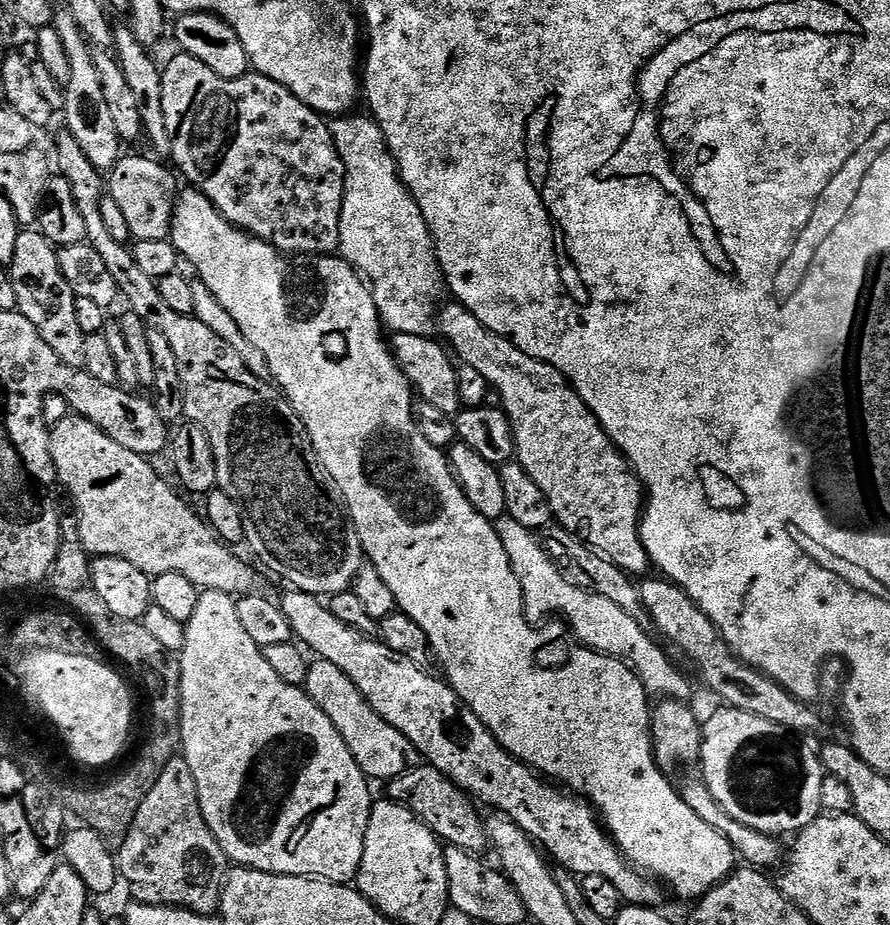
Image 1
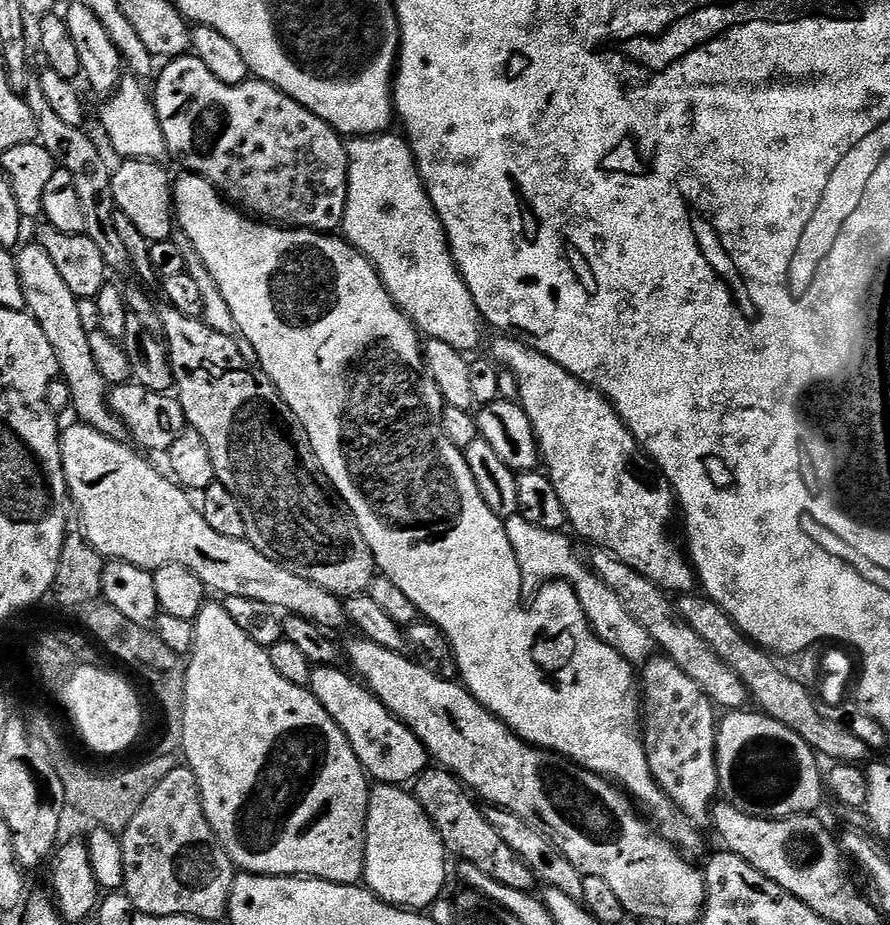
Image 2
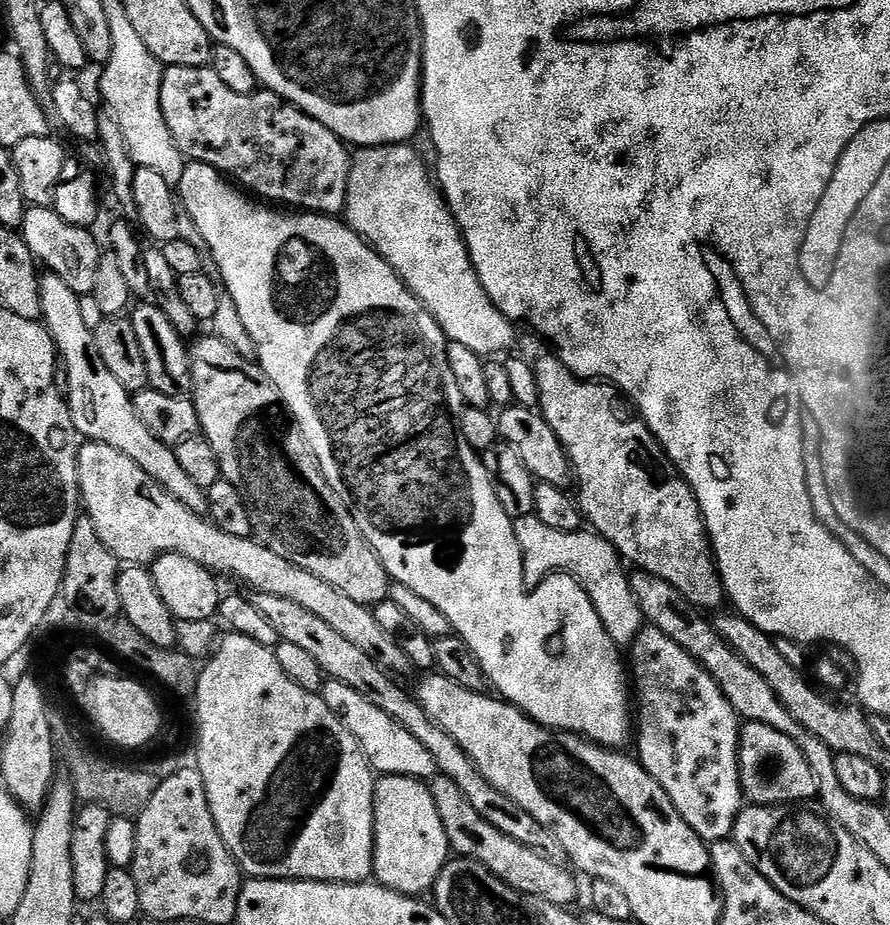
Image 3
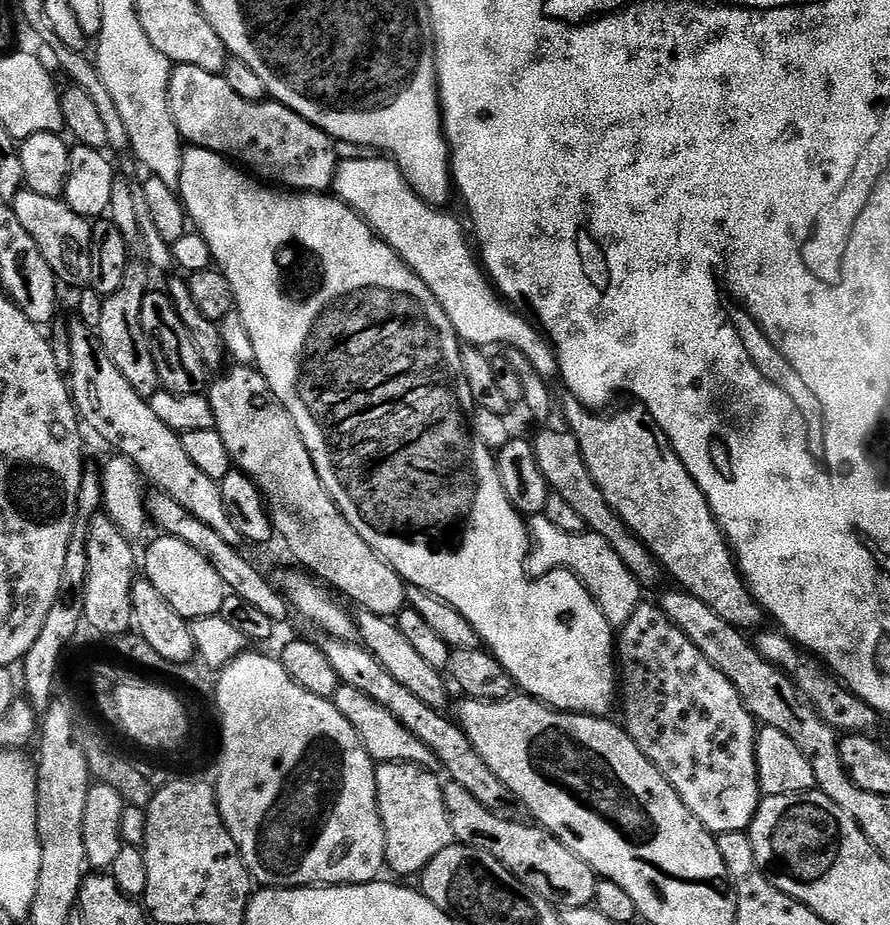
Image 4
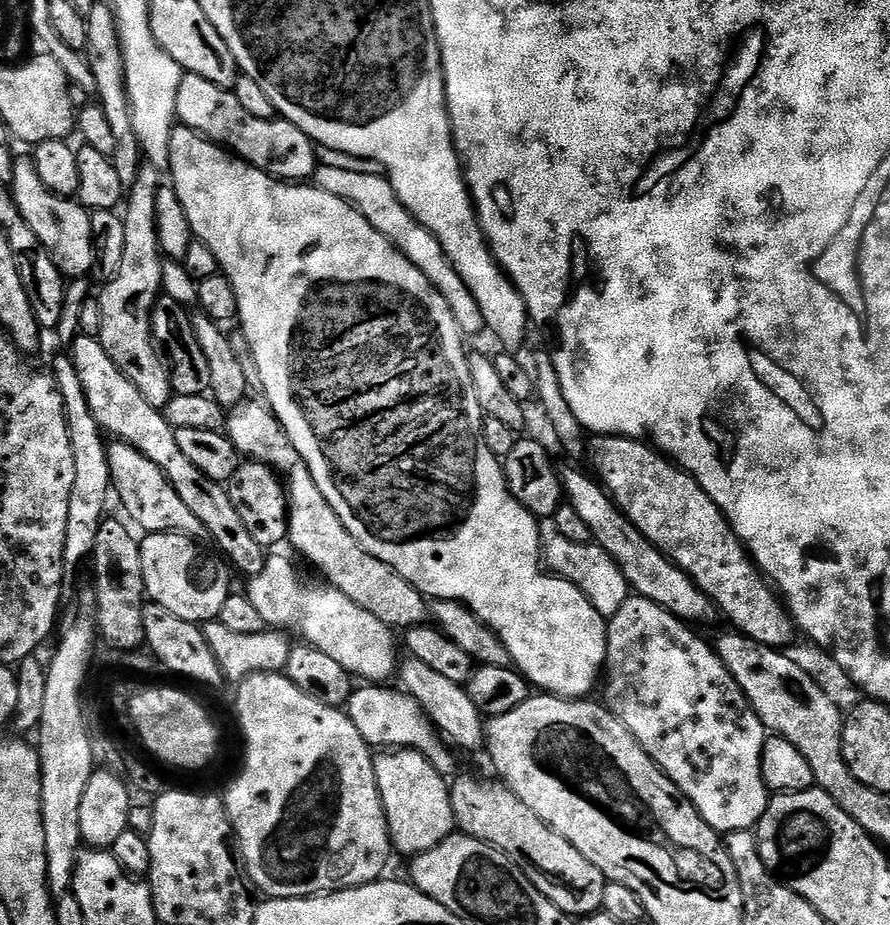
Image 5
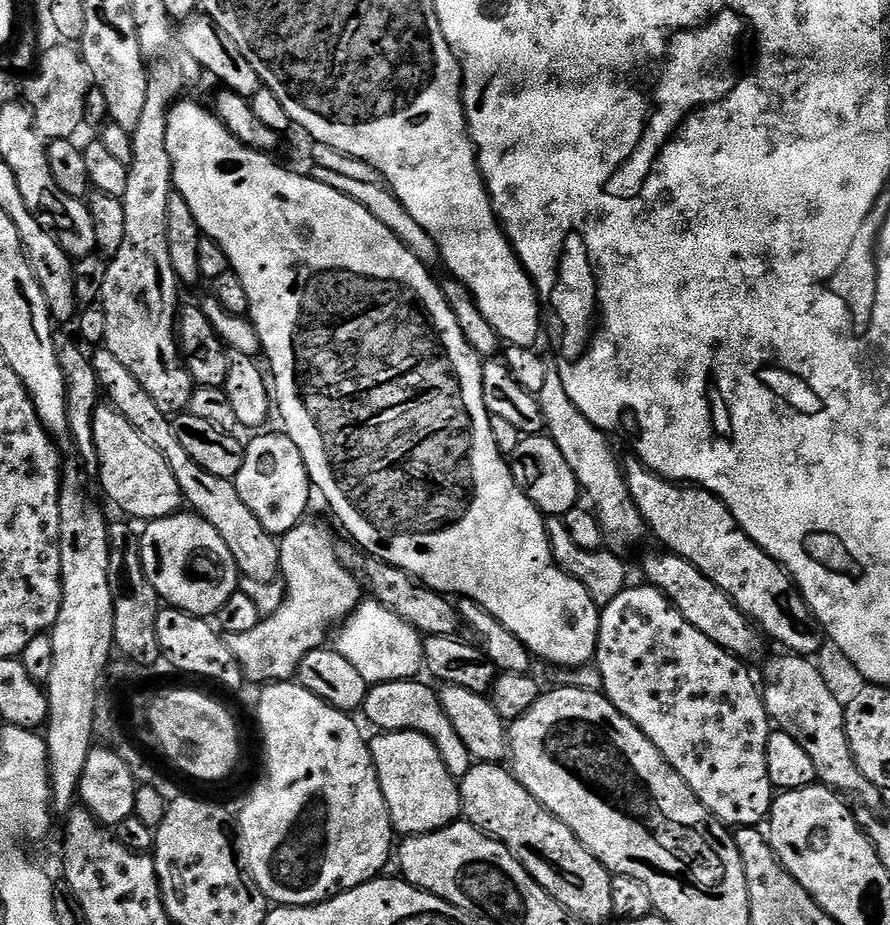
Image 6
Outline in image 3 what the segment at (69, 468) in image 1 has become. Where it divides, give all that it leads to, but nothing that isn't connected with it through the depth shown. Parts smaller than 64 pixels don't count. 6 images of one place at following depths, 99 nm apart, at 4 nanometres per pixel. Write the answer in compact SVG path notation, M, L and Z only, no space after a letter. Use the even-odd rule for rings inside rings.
M81 443L76 469L83 511L94 522L98 538L125 565L148 566L166 552L182 554L217 577L233 576L252 592L290 598L290 602L296 602L302 606L302 610L318 614L322 622L326 622L337 634L342 634L342 638L347 638L353 646L358 646L366 658L377 660L389 673L397 674L410 668L408 655L392 636L378 626L371 607L346 598L342 590L334 590L330 582L314 578L310 570L302 570L302 566L294 566L286 562L286 558L278 558L274 550L259 544L256 539L226 534L201 513L182 506L162 485L154 482L154 478L150 478L142 466L130 462L126 454L118 454L114 446Z

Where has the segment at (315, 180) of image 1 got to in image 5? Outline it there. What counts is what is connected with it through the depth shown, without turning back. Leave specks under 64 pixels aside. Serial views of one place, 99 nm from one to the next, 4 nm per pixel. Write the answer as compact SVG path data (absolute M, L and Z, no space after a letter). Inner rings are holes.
M187 73L182 78L182 86L178 86L176 118L183 127L228 149L233 156L239 156L274 180L308 182L315 177L317 145L305 132L298 130L294 122L283 118L256 118L245 110L242 102L238 102L235 91L220 88L198 74Z

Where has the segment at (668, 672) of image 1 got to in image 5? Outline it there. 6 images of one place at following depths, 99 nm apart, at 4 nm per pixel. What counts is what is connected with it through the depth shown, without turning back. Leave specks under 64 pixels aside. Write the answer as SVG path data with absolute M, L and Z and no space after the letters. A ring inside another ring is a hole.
M541 519L539 525L540 551L547 571L578 586L578 590L586 594L590 606L594 606L600 616L610 618L615 614L627 602L630 589L614 558L610 558L610 554L606 554L606 550L602 550L595 542L570 542L570 538L565 538L558 530L555 519Z

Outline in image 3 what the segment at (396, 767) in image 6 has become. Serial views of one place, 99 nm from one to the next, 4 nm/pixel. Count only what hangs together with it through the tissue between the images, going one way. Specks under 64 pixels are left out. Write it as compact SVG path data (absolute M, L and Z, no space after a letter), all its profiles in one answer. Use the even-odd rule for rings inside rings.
M380 776L374 790L374 858L372 876L375 883L403 896L423 897L436 887L438 874L448 864L450 849L442 818L438 818L438 806L434 806L432 789L425 781L412 776Z

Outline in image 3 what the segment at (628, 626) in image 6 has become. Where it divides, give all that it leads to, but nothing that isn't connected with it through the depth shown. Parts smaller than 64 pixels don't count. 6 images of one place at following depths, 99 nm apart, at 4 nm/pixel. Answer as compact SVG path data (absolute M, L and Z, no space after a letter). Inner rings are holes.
M651 626L641 628L634 638L634 642L627 649L626 660L630 665L630 684L634 689L634 744L636 740L636 748L640 751L638 753L640 765L652 775L654 782L658 782L658 786L662 786L662 790L666 790L670 802L674 802L674 810L678 810L678 814L682 814L686 826L690 826L690 830L694 830L694 834L701 836L705 842L729 839L736 825L738 814L746 807L744 791L740 785L741 717L737 716L734 706L730 706L730 702L722 694L720 687L714 682L711 674L689 652L682 650L682 646L678 646L678 642L666 638L666 634L662 634L662 630Z

